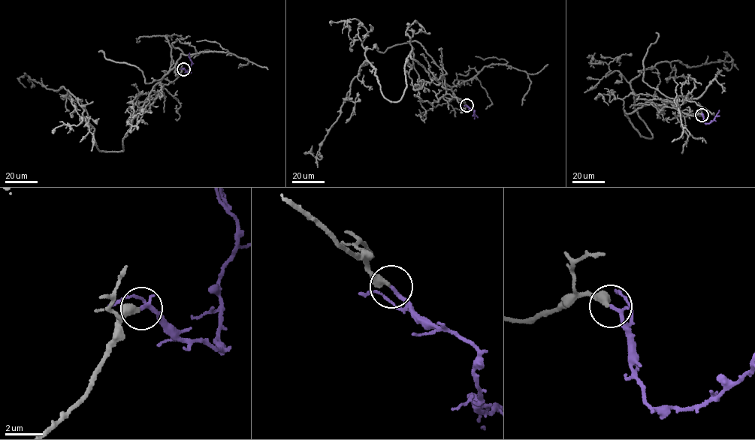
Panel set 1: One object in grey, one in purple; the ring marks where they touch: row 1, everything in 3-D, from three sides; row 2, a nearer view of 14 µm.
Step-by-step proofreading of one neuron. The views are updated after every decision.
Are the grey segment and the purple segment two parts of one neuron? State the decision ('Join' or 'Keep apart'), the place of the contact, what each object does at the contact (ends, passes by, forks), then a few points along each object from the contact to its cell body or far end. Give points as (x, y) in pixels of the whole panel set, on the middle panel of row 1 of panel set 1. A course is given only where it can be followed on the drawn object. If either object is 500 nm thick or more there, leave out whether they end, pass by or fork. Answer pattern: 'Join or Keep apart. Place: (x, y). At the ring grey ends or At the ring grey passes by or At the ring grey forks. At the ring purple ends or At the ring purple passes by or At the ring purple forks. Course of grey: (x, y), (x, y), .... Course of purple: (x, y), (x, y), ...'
Join. Place: (466, 105). At the ring grey ends. At the ring purple ends. Course of grey: (466, 105), (409, 55), (406, 87), (398, 100), (391, 102), (366, 61), (317, 156), (306, 153), (313, 155). Course of purple: (466, 105), (474, 110), (475, 116), (473, 116)

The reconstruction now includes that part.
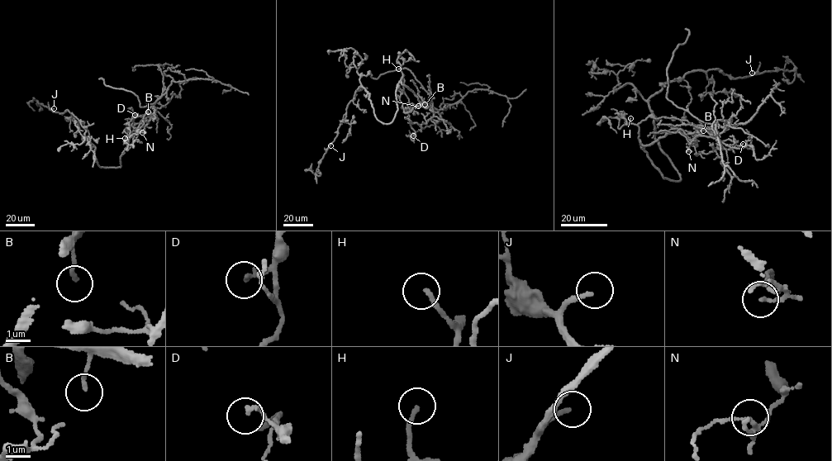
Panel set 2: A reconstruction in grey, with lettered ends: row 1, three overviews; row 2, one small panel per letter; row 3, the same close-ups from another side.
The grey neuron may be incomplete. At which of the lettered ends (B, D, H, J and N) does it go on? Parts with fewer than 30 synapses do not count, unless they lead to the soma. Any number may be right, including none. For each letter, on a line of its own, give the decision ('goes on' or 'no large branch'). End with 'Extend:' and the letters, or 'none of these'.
B: no large branch
D: no large branch
H: goes on
J: no large branch
N: no large branch
Extend: H

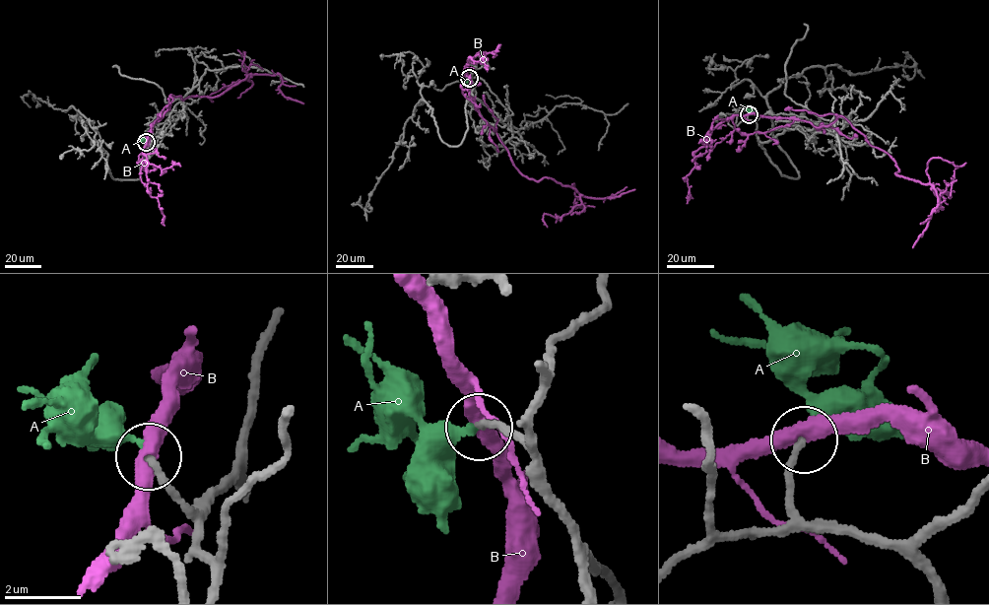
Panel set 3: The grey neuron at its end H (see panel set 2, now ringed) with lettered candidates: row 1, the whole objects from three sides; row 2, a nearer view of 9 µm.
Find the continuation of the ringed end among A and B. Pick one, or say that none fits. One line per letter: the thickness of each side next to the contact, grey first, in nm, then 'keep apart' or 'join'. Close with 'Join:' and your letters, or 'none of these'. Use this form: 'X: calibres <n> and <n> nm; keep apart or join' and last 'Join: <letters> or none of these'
A: calibres 180 and 240 nm; join
B: calibres 190 and 400 nm; keep apart
Join: A

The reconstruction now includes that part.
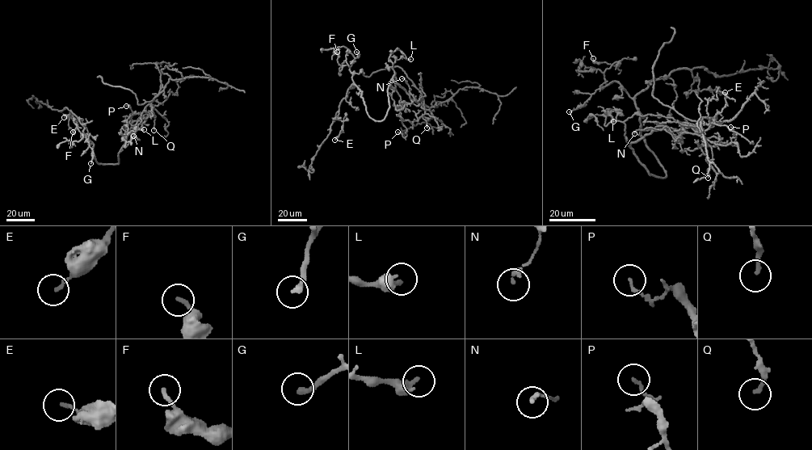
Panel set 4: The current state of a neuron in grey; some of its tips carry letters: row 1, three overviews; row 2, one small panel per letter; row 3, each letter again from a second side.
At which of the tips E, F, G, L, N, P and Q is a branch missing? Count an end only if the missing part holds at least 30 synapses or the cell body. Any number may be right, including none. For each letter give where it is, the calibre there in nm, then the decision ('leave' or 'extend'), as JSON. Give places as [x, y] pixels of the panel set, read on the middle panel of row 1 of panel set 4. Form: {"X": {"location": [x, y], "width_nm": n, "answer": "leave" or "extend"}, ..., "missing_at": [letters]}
{"E": {"location": [334, 140], "width_nm": 140, "answer": "leave"}, "F": {"location": [337, 52], "width_nm": 190, "answer": "leave"}, "G": {"location": [356, 52], "width_nm": 240, "answer": "leave"}, "L": {"location": [410, 59], "width_nm": 480, "answer": "leave"}, "N": {"location": [401, 78], "width_nm": 180, "answer": "leave"}, "P": {"location": [397, 132], "width_nm": 130, "answer": "leave"}, "Q": {"location": [427, 128], "width_nm": 180, "answer": "leave"}, "missing_at": []}

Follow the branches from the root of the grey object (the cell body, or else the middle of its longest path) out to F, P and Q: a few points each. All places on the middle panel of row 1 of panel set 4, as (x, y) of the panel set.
F: (389, 100), (389, 107), (383, 119), (370, 118), (350, 66), (346, 60), (342, 66), (338, 63), (337, 52)
P: (389, 100), (387, 90), (394, 71), (406, 135), (404, 138), (397, 132)
Q: (389, 100), (387, 90), (392, 79), (410, 99), (414, 98), (422, 106), (427, 128)

